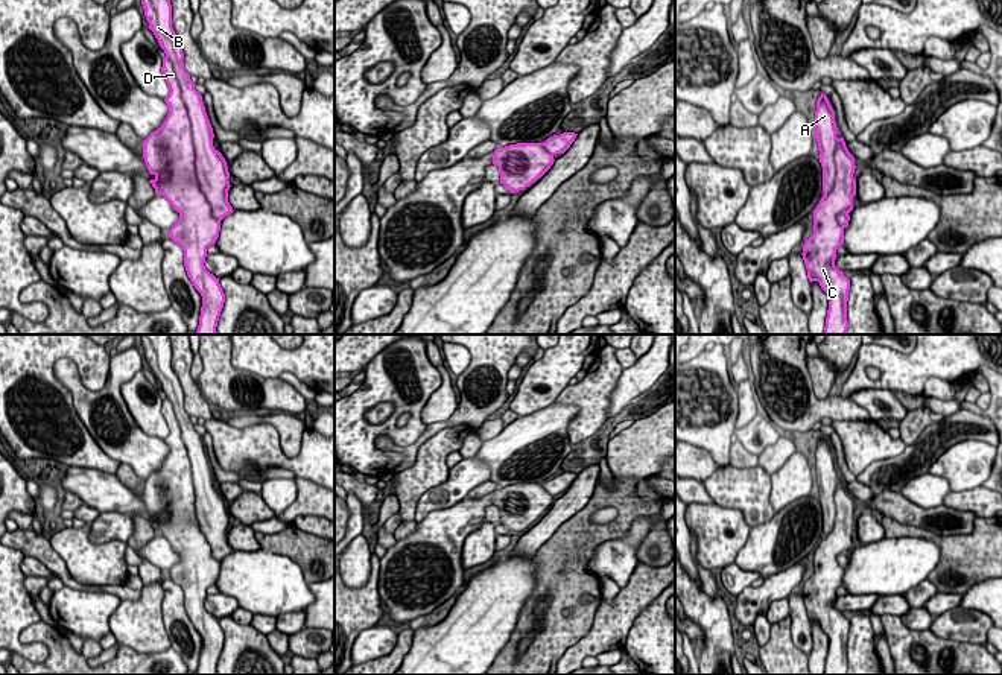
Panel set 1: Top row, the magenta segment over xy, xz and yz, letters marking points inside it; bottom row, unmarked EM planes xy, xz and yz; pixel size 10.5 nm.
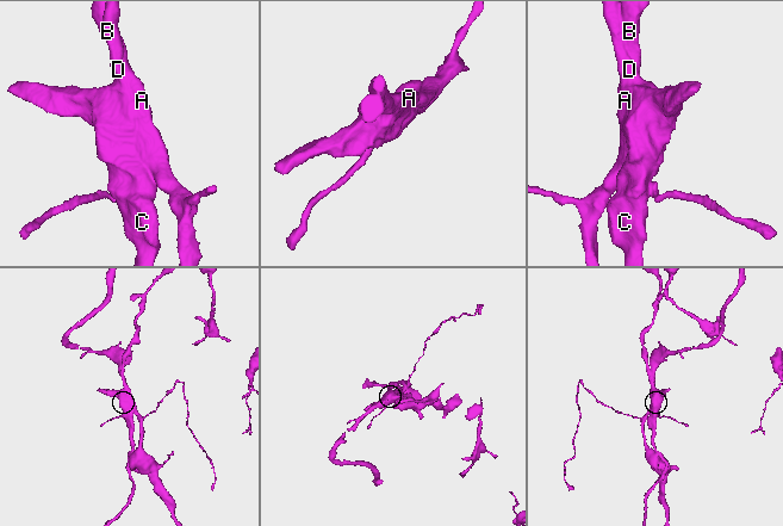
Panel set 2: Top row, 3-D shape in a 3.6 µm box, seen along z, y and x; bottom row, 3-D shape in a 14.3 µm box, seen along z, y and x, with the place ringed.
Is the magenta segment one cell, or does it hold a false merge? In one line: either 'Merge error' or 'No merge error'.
No merge error

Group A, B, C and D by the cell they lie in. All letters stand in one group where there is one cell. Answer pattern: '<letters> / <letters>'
A B C D

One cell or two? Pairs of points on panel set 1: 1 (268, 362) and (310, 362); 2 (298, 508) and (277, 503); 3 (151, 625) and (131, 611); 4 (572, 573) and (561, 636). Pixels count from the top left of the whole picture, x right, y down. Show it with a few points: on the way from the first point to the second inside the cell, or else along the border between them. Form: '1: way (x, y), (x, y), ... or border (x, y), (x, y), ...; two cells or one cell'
1: way (279, 362), (300, 362); one cell
2: border (295, 478), (297, 497), (277, 517); two cells
3: way (146, 625), (136, 616); one cell
4: way (566, 589), (557, 605), (557, 621); one cell

